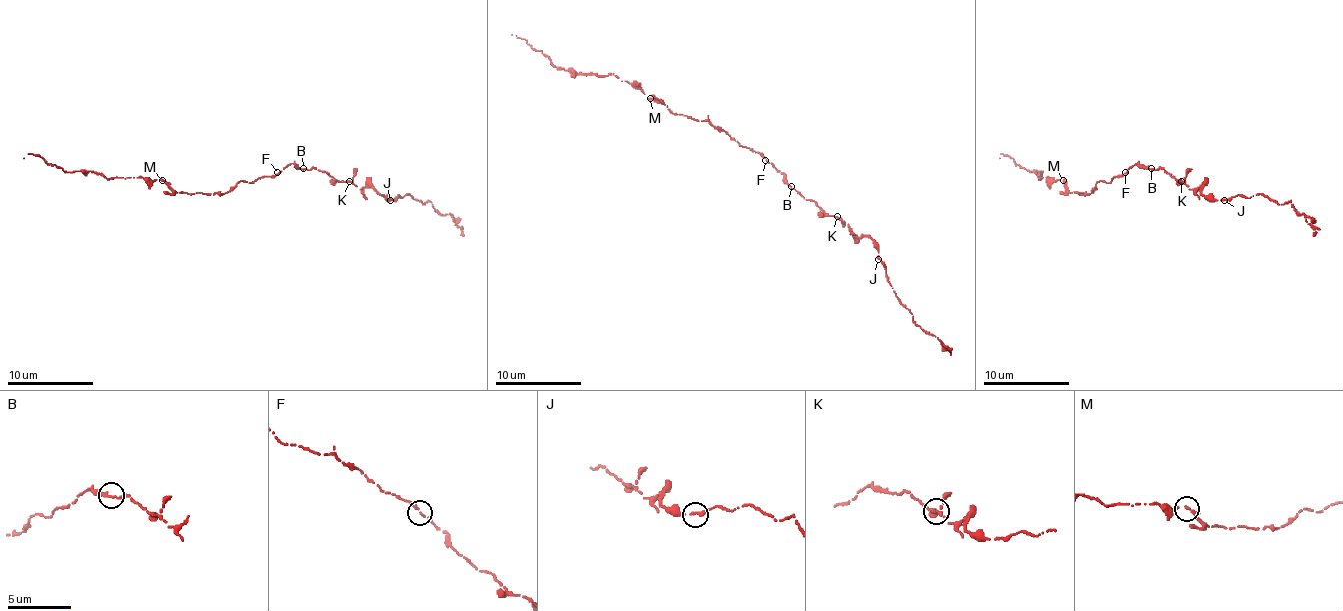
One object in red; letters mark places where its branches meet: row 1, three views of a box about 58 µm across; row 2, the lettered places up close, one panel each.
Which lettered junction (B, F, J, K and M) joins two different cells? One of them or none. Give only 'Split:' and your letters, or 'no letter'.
Split: no letter

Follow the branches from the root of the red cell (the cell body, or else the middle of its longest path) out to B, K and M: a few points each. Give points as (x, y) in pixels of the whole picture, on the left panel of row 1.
B: (277, 172), (290, 164), (303, 168)
K: (277, 172), (295, 164), (308, 170), (325, 170), (338, 181), (349, 181)
M: (277, 172), (249, 183), (239, 181), (224, 194), (174, 192), (161, 181)

